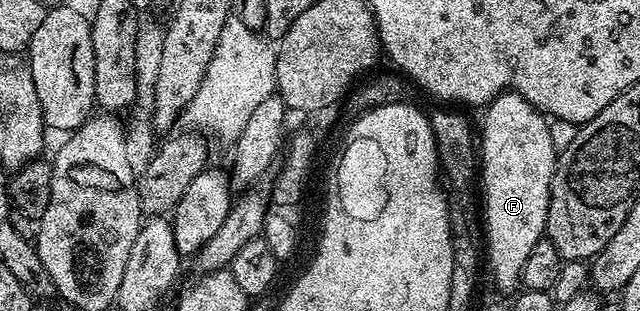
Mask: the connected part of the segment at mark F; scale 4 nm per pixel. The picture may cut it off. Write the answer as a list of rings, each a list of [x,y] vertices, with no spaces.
[[[503,92],[486,105],[481,142],[481,220],[487,223],[485,260],[491,263],[491,276],[499,288],[518,289],[525,258],[538,240],[544,239],[551,197],[551,179],[555,173],[557,145],[548,117],[536,110],[521,94]]]

